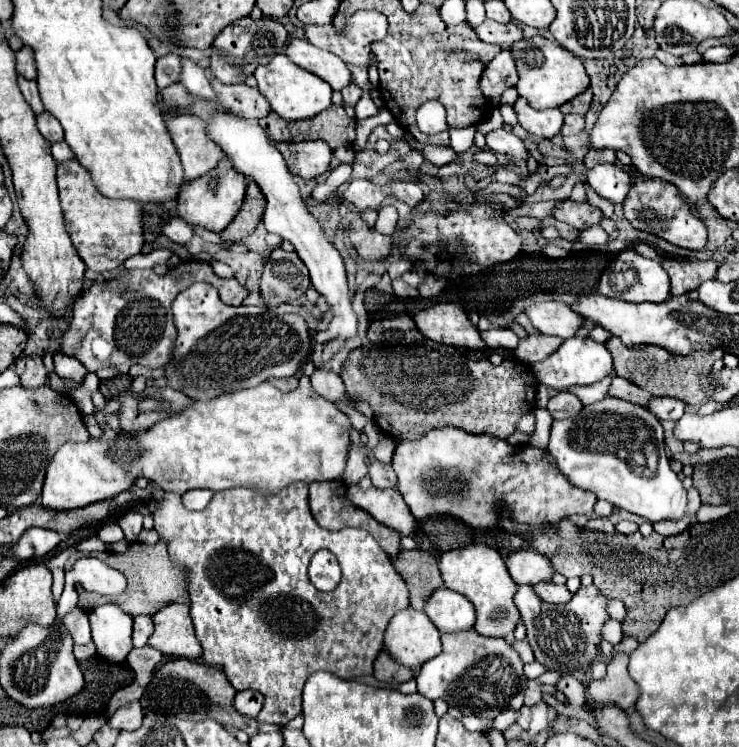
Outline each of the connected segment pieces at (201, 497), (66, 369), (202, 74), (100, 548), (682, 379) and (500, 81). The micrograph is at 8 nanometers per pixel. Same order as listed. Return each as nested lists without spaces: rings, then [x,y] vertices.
[[[189,490],[183,494],[183,506],[185,508],[191,508],[191,510],[203,510],[209,502],[211,502],[211,496],[213,492],[211,490]]]
[[[55,354],[53,360],[55,360],[55,372],[57,372],[57,376],[61,376],[61,378],[75,380],[75,382],[83,382],[83,378],[89,374],[89,372],[85,370],[85,366],[83,366],[79,360],[71,358],[71,356]]]
[[[181,58],[183,60],[183,74],[181,74],[181,84],[195,96],[201,96],[203,100],[215,102],[215,92],[209,84],[209,74],[193,60]]]
[[[93,536],[93,538],[81,540],[77,548],[83,550],[83,552],[105,552],[107,550],[107,544],[103,544],[103,540],[99,540],[97,536]]]
[[[611,338],[607,342],[607,350],[613,354],[613,366],[615,372],[619,376],[623,376],[625,380],[649,390],[653,396],[669,396],[669,398],[677,398],[683,400],[685,404],[701,404],[705,400],[705,390],[699,384],[701,374],[707,374],[713,366],[715,360],[723,358],[723,350],[699,350],[693,352],[689,356],[677,356],[671,354],[659,346],[625,346],[619,338]]]
[[[501,50],[501,54],[497,54],[497,58],[493,62],[489,62],[489,66],[485,68],[479,86],[483,90],[483,98],[493,108],[497,108],[503,90],[509,86],[515,86],[517,80],[519,80],[519,76],[517,76],[517,68],[515,68],[515,60],[513,60],[511,52]]]

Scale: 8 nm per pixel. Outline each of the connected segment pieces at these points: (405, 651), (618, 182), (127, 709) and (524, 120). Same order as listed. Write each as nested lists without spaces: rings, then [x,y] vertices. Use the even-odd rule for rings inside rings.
[[[409,606],[391,618],[385,632],[385,648],[395,662],[419,670],[441,652],[439,630],[425,612]]]
[[[599,164],[585,174],[589,186],[603,198],[621,204],[629,192],[631,176],[617,164]]]
[[[131,702],[127,706],[121,706],[111,718],[109,718],[109,726],[113,730],[135,730],[141,726],[141,720],[143,720],[143,710],[141,710],[141,704],[139,702]]]
[[[517,98],[517,102],[513,104],[515,112],[517,112],[517,120],[519,124],[533,136],[537,138],[553,138],[555,134],[561,132],[563,126],[563,114],[557,108],[549,108],[549,110],[535,110],[527,104],[525,98]]]

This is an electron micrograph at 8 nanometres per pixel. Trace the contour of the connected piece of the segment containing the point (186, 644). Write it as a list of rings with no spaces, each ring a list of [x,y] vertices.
[[[187,604],[165,606],[153,616],[153,622],[155,632],[149,638],[149,646],[177,658],[195,660],[201,656],[201,644],[195,636]]]

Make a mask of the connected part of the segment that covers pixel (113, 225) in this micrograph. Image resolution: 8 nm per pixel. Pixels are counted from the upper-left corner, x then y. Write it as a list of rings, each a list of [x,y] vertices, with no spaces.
[[[67,160],[57,164],[57,186],[65,214],[65,228],[71,242],[85,262],[95,272],[105,272],[121,266],[127,258],[135,256],[143,248],[143,224],[141,204],[135,200],[111,200],[97,192],[89,172],[77,162]]]

